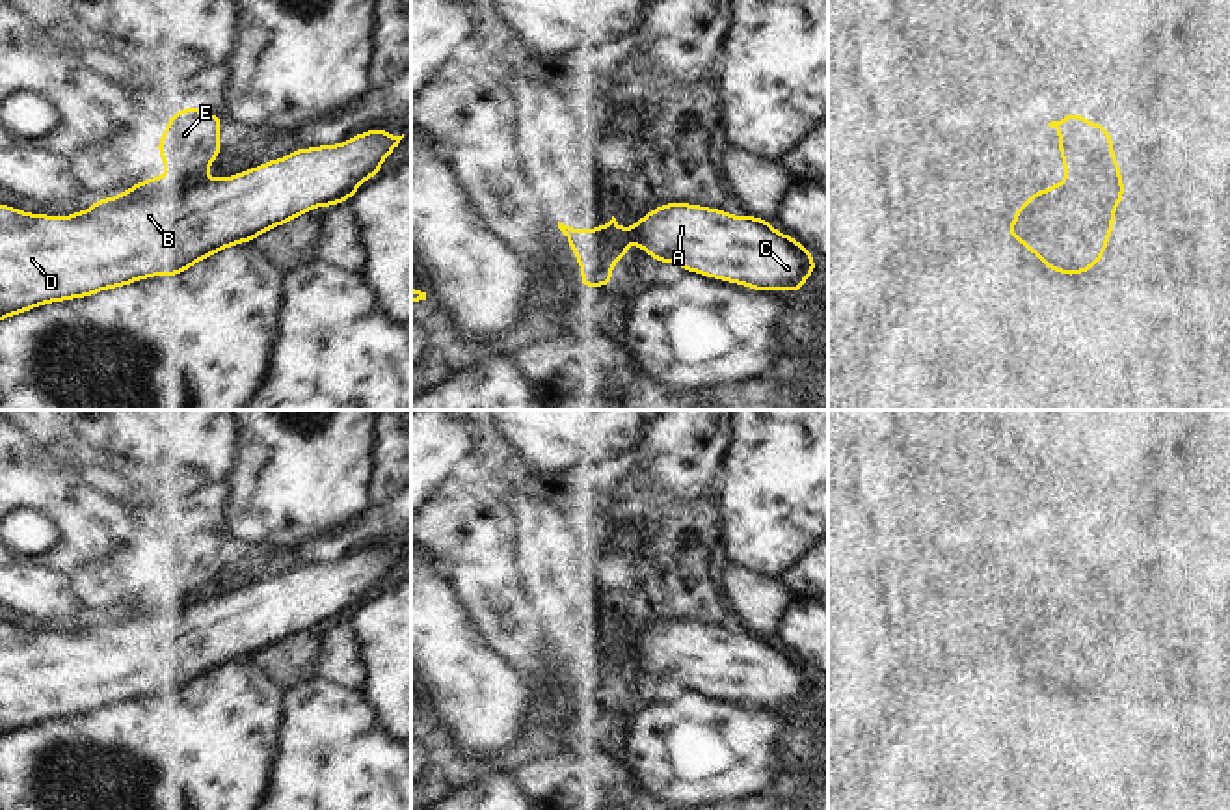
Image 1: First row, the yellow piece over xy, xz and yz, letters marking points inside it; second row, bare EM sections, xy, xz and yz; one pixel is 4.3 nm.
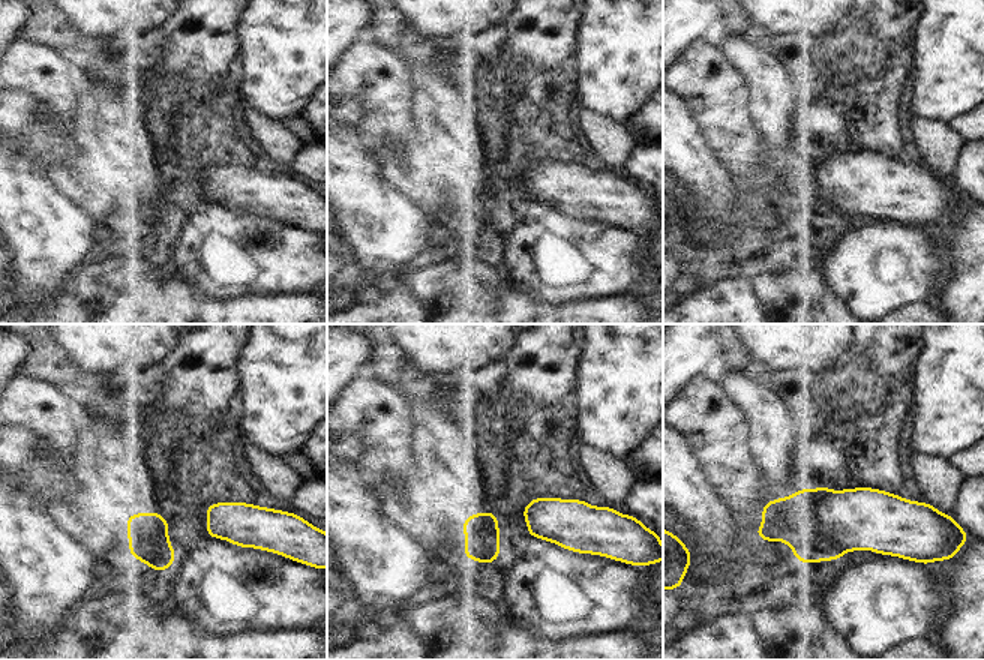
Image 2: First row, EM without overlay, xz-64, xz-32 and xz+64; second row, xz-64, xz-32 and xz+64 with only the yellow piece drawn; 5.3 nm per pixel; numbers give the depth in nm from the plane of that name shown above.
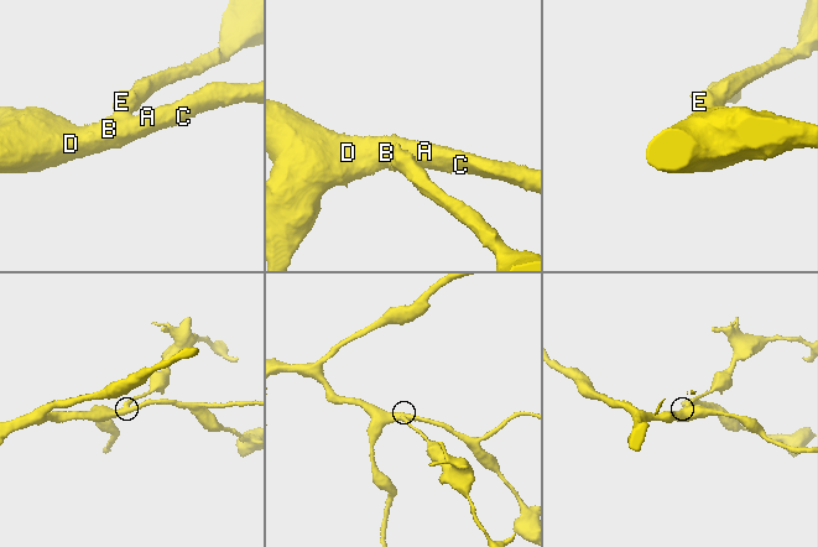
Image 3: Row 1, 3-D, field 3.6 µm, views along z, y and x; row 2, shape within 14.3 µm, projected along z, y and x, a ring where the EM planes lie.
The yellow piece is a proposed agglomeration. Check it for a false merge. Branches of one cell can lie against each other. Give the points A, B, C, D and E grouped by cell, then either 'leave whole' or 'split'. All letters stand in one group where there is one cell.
groups A B C D / E; split

